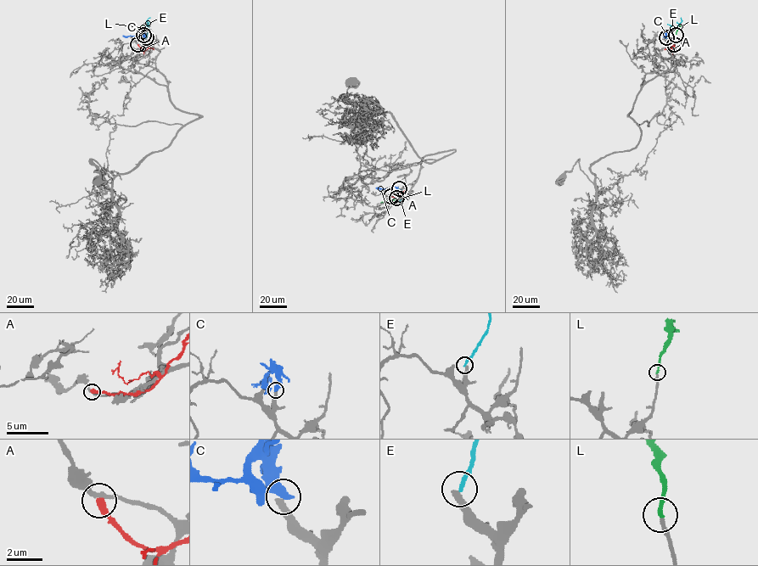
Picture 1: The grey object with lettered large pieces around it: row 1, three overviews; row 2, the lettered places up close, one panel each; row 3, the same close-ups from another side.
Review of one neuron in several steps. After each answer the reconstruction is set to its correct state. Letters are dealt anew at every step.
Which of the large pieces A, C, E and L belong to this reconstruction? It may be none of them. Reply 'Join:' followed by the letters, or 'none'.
Join: L

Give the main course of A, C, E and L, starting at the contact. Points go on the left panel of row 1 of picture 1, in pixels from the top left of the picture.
A: (137, 44), (141, 47), (148, 47), (143, 51), (143, 47)
C: (145, 37), (143, 35), (122, 36)
E: (145, 37), (147, 21), (150, 17)
L: (143, 35), (142, 28), (127, 25)

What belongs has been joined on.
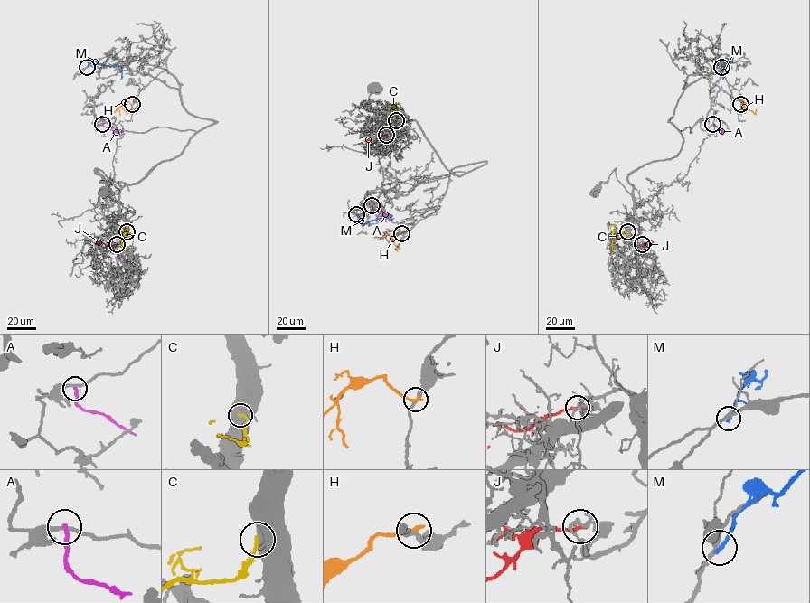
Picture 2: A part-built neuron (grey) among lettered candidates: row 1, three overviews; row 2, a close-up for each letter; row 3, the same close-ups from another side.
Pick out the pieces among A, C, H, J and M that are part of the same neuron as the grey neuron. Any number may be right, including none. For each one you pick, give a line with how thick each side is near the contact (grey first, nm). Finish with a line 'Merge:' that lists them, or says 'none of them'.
Merge: none of them

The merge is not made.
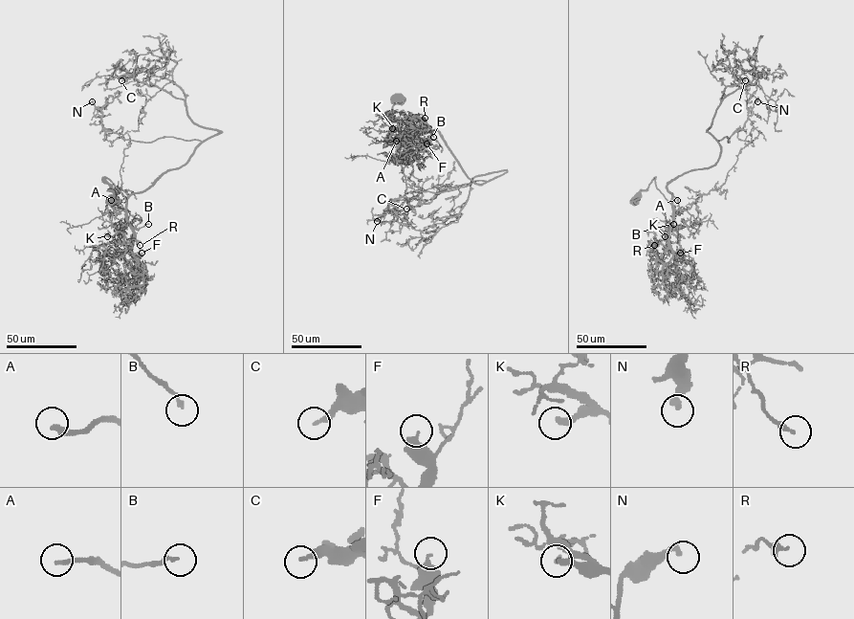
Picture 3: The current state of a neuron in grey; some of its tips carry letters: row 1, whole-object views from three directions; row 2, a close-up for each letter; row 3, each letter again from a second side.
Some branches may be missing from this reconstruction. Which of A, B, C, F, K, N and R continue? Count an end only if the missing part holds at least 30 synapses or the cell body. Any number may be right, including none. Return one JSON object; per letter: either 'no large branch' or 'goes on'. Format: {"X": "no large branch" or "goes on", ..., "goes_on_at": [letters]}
{"A": "goes on", "B": "no large branch", "C": "no large branch", "F": "no large branch", "K": "goes on", "N": "no large branch", "R": "no large branch", "goes_on_at": ["A", "K"]}

